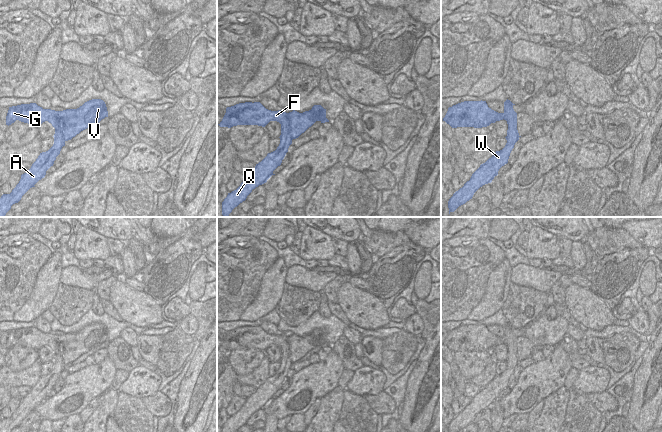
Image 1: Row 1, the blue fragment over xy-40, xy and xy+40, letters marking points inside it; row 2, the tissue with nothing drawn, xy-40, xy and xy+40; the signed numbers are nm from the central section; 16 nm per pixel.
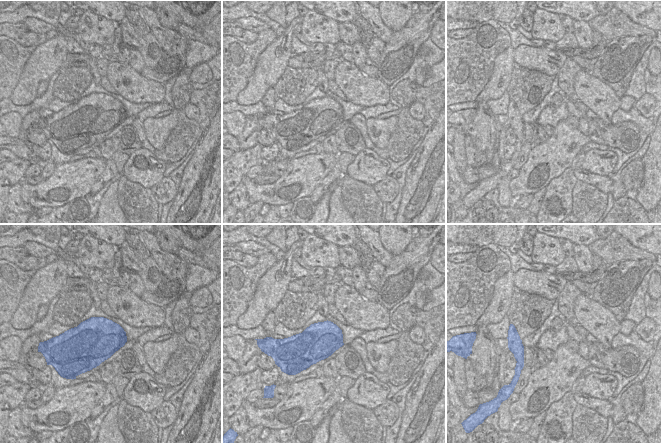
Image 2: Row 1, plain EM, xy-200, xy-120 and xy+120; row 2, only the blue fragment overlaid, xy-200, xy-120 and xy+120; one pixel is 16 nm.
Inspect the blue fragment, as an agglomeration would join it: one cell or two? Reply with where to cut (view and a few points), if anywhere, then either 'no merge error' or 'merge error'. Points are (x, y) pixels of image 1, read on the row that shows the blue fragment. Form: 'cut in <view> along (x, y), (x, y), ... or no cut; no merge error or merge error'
cut in xy along (282, 118), (287, 118), (289, 121), (292, 139); merge error

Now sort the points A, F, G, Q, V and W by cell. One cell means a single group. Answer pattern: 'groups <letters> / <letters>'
groups A Q W / F G V

